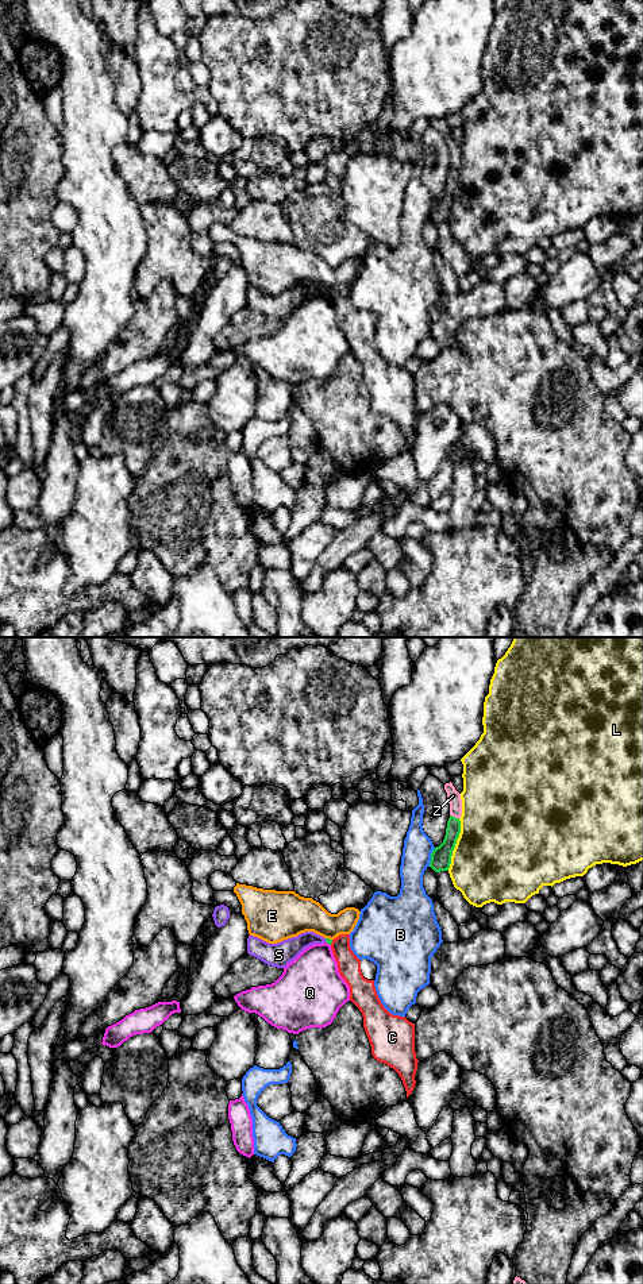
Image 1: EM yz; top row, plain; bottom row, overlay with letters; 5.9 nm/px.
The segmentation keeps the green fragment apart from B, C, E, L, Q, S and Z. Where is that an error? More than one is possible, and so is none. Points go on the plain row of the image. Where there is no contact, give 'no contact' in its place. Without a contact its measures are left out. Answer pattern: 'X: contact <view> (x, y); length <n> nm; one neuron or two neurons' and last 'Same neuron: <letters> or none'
B: contact yz (431, 208); length 120 nm; two neurons
C: contact yz (331, 293); length 40 nm; two neurons
E: contact yz (328, 290); length 40 nm; two neurons
L: contact yz (455, 195); length 320 nm; two neurons
Q: contact yz (328, 295); length 40 nm; two neurons
S: contact yz (326, 292); length 30 nm; two neurons
Z: contact yz (454, 169); length 60 nm; two neurons
Same neuron: none

